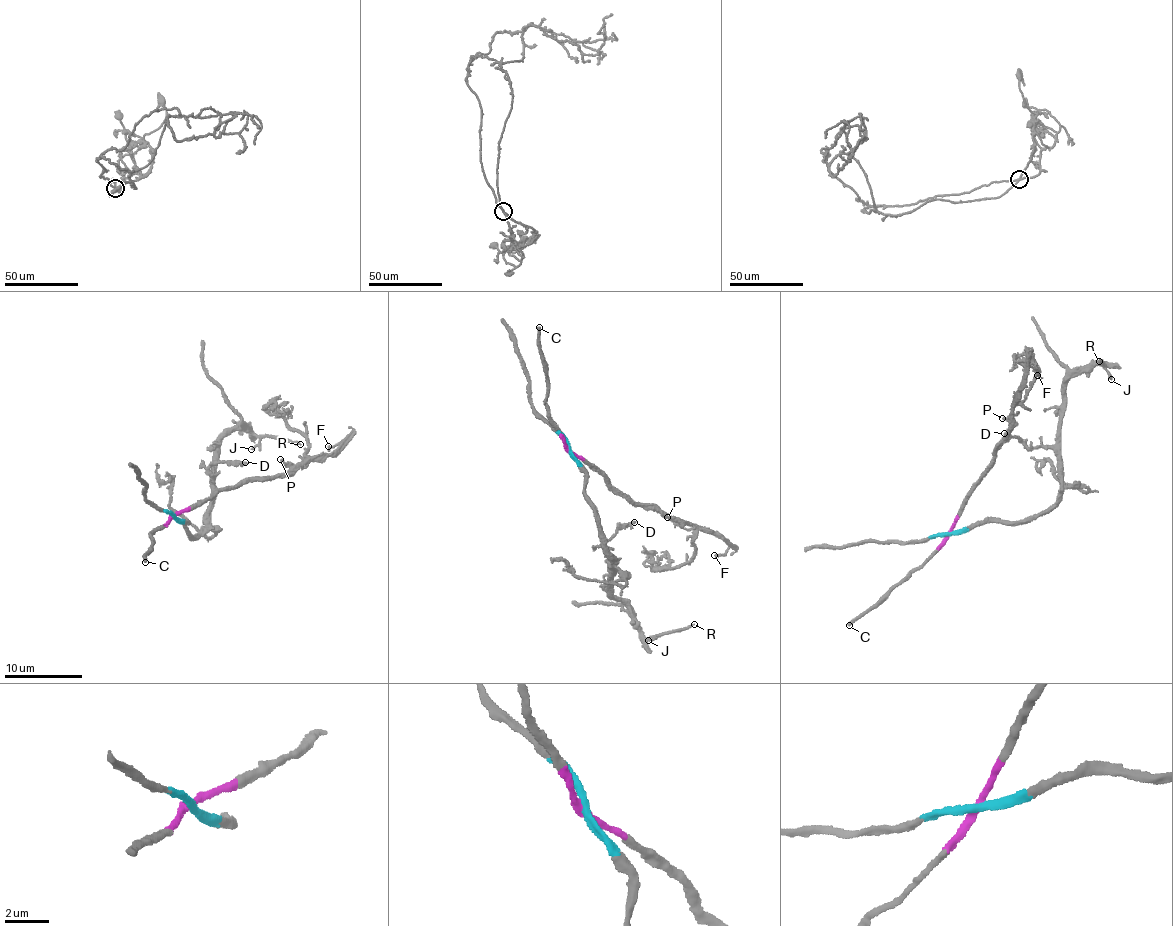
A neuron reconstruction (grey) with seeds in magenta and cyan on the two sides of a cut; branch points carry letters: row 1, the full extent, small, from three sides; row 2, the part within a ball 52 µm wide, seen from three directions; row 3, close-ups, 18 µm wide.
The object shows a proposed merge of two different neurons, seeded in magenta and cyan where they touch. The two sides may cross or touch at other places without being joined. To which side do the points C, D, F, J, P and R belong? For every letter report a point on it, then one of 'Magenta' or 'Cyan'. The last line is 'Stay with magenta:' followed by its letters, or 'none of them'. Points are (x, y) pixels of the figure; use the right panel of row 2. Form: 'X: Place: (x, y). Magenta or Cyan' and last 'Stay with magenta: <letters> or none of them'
C: Place: (849, 625). Magenta
D: Place: (1004, 433). Cyan
F: Place: (1037, 375). Magenta
J: Place: (1111, 379). Cyan
P: Place: (1002, 418). Magenta
R: Place: (1099, 361). Cyan
Stay with magenta: C, F, P

